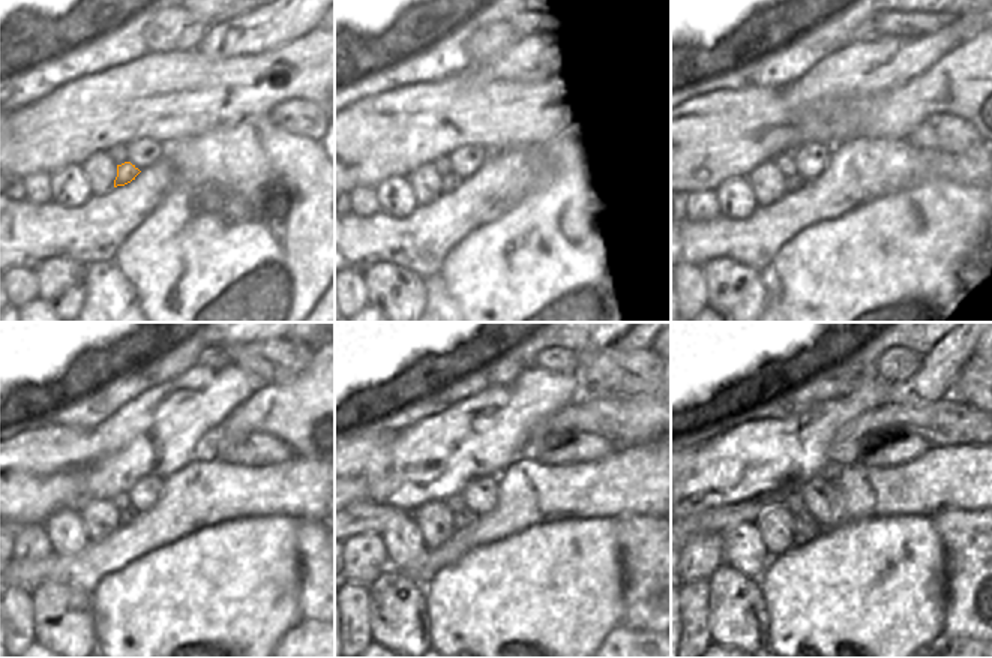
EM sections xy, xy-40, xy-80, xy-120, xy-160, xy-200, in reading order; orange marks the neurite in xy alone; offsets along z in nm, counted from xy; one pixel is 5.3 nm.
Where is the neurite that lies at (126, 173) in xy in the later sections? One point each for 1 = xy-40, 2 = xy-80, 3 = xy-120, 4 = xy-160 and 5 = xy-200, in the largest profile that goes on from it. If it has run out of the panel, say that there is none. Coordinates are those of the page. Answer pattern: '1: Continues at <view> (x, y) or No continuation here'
1: Continues at xy-40 (452, 182)
2: Continues at xy-80 (796, 182)
3: Continues at xy-120 (125, 517)
4: Continues at xy-160 (465, 517)
5: Continues at xy-200 (805, 529).

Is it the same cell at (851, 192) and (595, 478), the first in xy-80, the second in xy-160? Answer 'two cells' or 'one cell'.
one cell

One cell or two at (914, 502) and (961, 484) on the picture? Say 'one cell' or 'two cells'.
one cell

